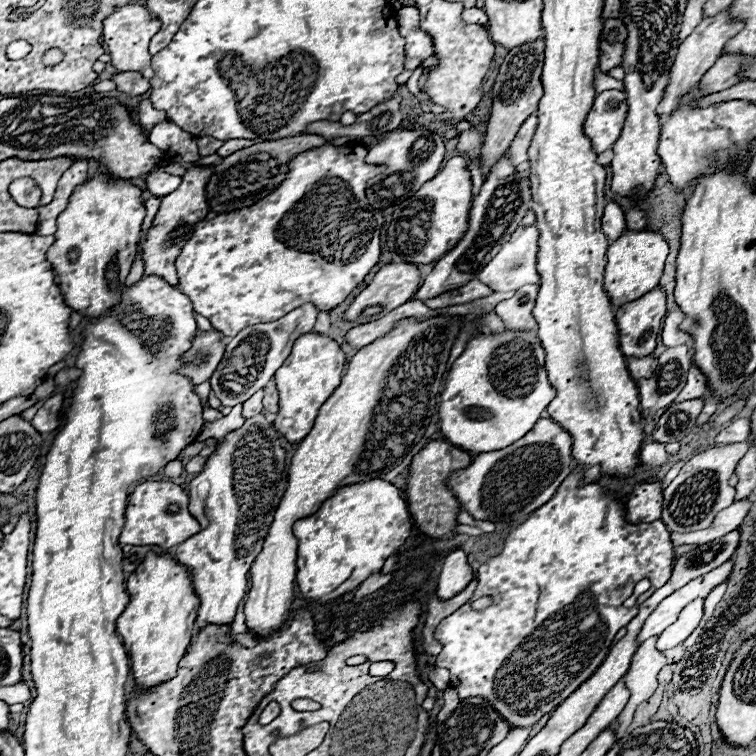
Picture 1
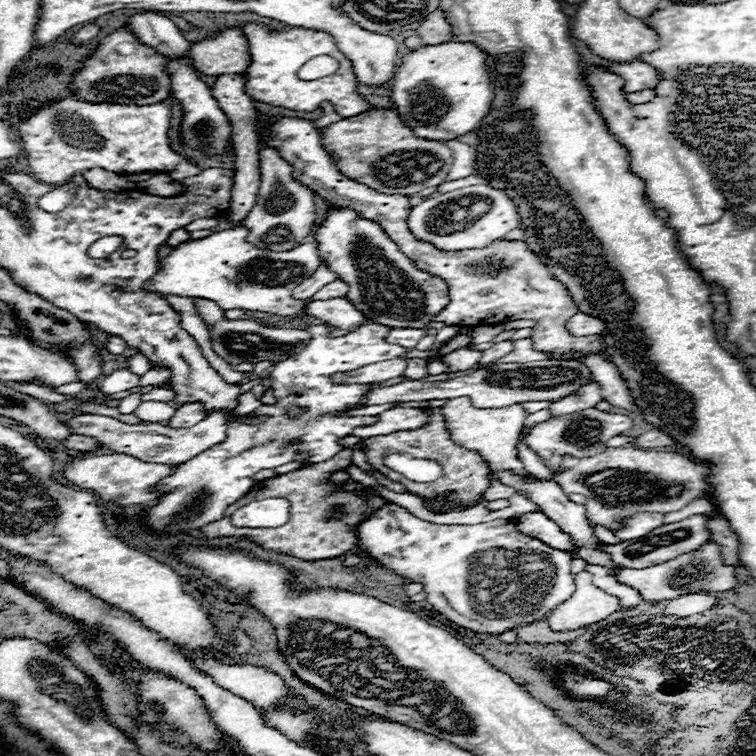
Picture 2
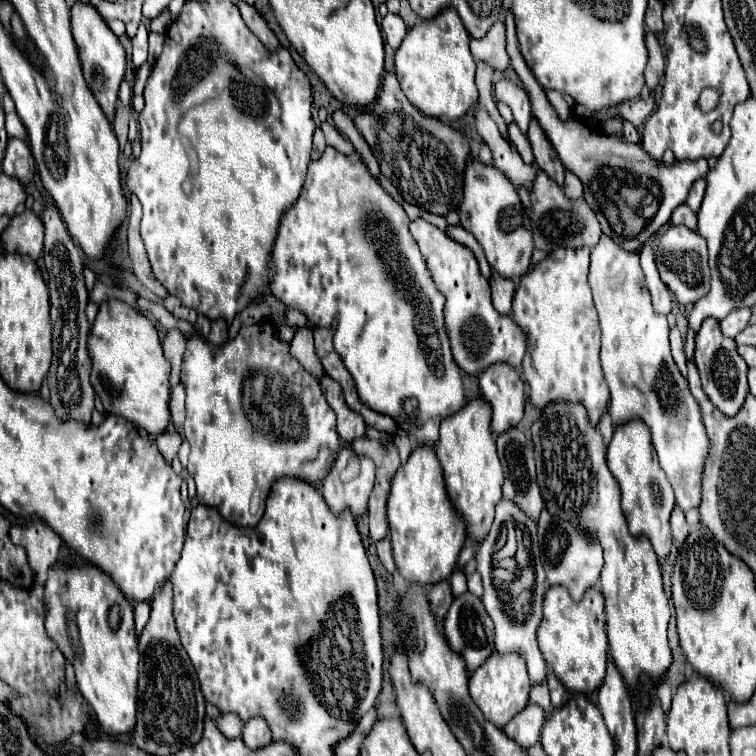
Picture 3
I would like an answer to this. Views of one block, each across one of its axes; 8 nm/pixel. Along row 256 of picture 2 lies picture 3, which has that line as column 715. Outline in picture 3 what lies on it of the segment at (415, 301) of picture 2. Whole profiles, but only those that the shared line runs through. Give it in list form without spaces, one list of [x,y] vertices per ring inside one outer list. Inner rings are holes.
[[[712,318],[704,320],[700,330],[696,332],[696,350],[694,350],[694,362],[700,372],[702,388],[710,402],[726,416],[734,416],[748,394],[748,380],[746,380],[746,362],[736,352],[736,342],[732,338],[726,338],[720,332],[720,324]]]

